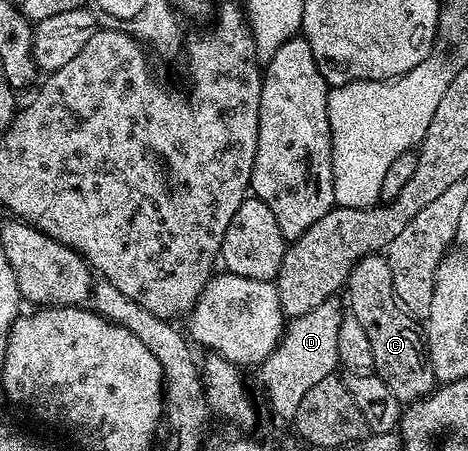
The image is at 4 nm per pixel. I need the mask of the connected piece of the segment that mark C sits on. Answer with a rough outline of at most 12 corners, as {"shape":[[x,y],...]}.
{"shape":[[385,253],[344,287],[373,373],[403,404],[436,388],[423,331],[392,288]]}

